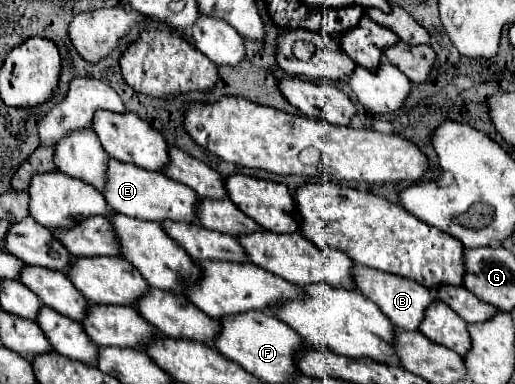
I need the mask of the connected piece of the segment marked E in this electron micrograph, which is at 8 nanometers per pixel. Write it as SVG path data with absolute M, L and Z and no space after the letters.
M109 158L107 162L107 182L105 182L103 196L111 210L131 218L157 220L157 222L163 222L163 220L195 222L197 194L191 188L167 178L163 172L143 170L139 166L131 166L115 158Z

